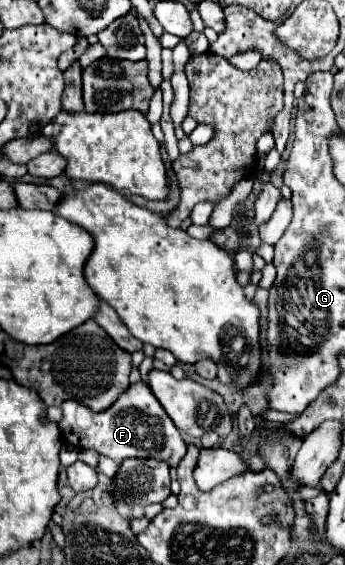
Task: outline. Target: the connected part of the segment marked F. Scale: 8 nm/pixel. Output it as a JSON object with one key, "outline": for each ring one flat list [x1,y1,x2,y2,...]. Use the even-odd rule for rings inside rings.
{"outline":[[142,381,130,385,106,411,94,413,72,399,62,403,62,411,64,419,58,425,64,439,72,447,94,449,116,463,126,457,154,457,166,461,170,467,176,467,178,459,182,459,182,453,186,453,186,441,182,439,180,431]]}

